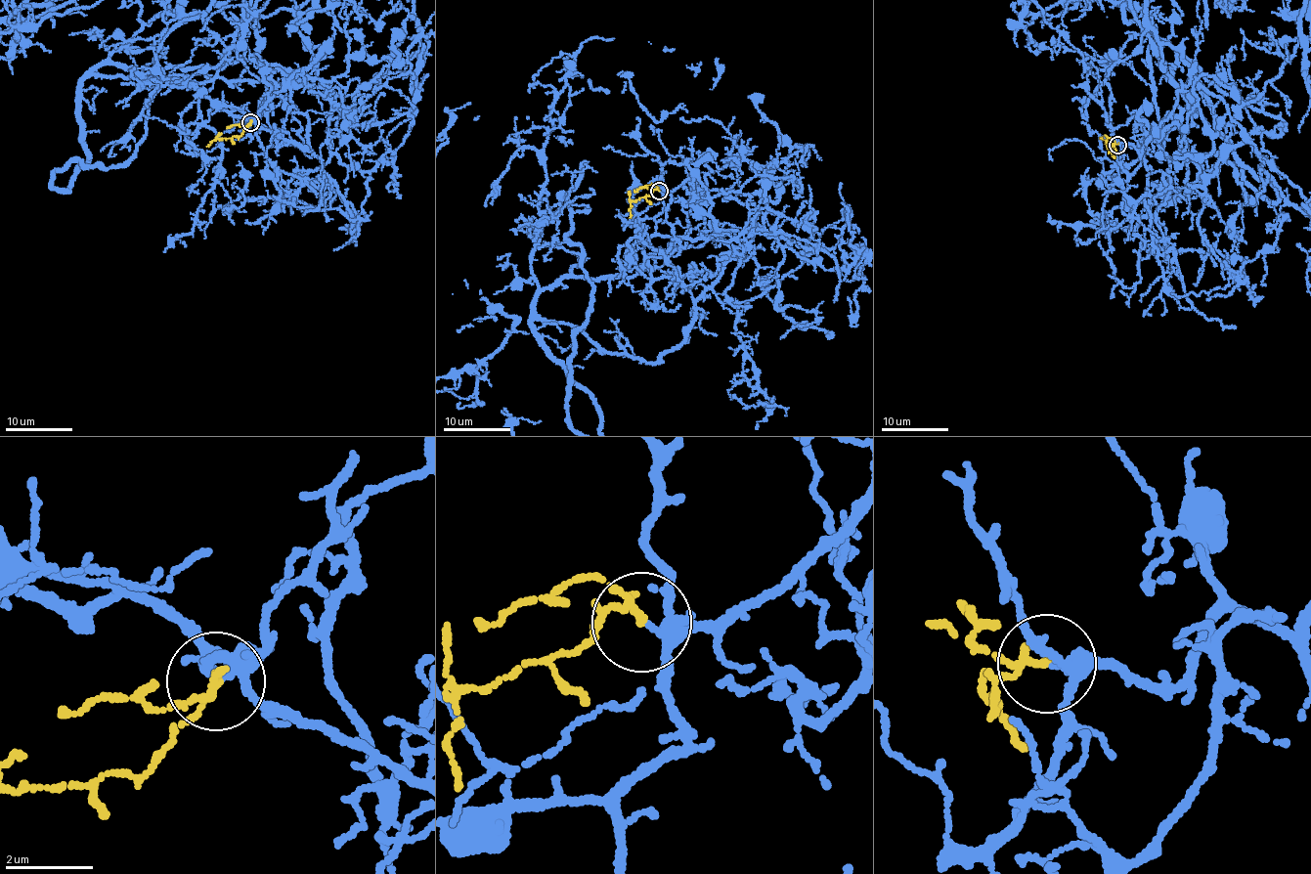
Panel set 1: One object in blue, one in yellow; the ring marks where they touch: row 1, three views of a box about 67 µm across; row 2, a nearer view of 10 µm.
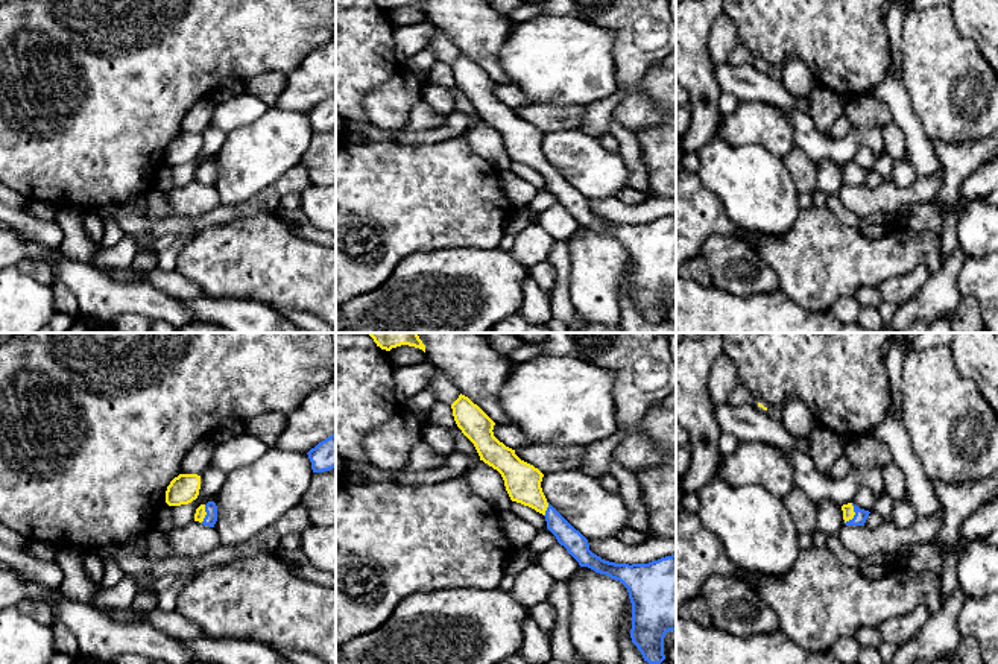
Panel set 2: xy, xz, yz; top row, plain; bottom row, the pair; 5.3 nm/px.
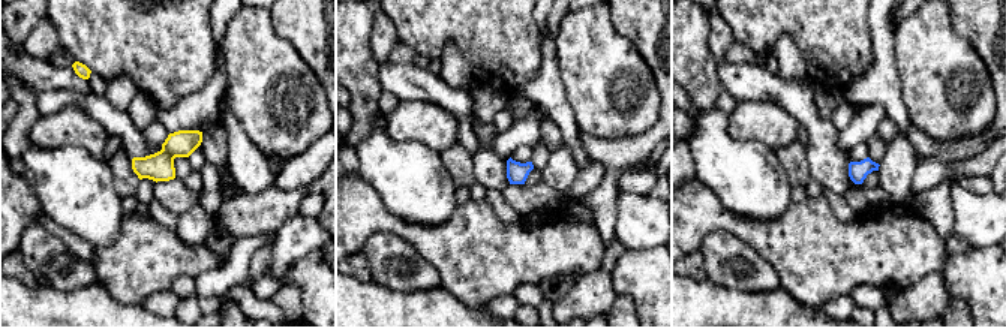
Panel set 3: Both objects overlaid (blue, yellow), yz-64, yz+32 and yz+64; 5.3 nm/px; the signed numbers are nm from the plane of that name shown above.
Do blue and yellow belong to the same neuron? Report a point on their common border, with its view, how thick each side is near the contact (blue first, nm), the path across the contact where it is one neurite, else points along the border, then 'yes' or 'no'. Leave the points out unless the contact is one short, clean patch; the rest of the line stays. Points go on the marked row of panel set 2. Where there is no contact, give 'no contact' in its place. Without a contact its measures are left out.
meets blue in yz at (855, 514); 70 nm thick on the blue side, 60 nm on the other; runs through yz (860, 517), (855, 514), (848, 509); yes

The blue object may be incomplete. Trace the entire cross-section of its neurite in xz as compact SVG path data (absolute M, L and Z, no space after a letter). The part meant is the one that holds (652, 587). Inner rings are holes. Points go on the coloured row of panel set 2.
M462 394L451 409L457 427L474 444L480 460L501 474L510 500L542 514L547 529L580 567L620 580L627 588L632 603L632 643L644 661L661 664L665 659L664 637L676 631L676 555L632 565L594 555L588 539L547 501L541 488L544 474L494 436L495 422Z

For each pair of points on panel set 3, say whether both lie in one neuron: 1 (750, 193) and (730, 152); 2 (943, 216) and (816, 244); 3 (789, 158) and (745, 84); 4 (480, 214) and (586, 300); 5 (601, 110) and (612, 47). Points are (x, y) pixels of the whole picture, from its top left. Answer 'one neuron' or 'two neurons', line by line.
1: one neuron
2: two neurons
3: two neurons
4: two neurons
5: one neuron

